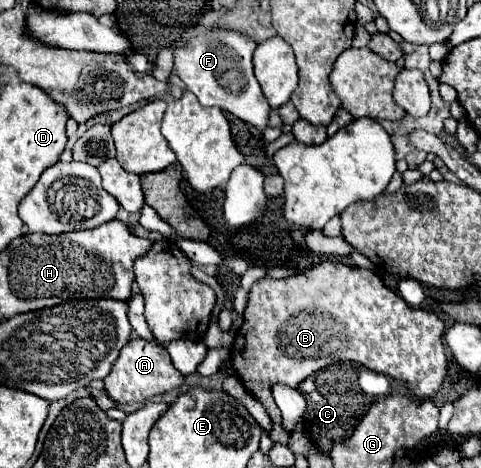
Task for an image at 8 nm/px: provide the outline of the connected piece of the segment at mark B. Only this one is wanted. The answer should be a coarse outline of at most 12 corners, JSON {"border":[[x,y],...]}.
{"border":[[321,262],[261,278],[231,346],[289,444],[271,390],[359,362],[427,398],[445,324],[373,272]]}

